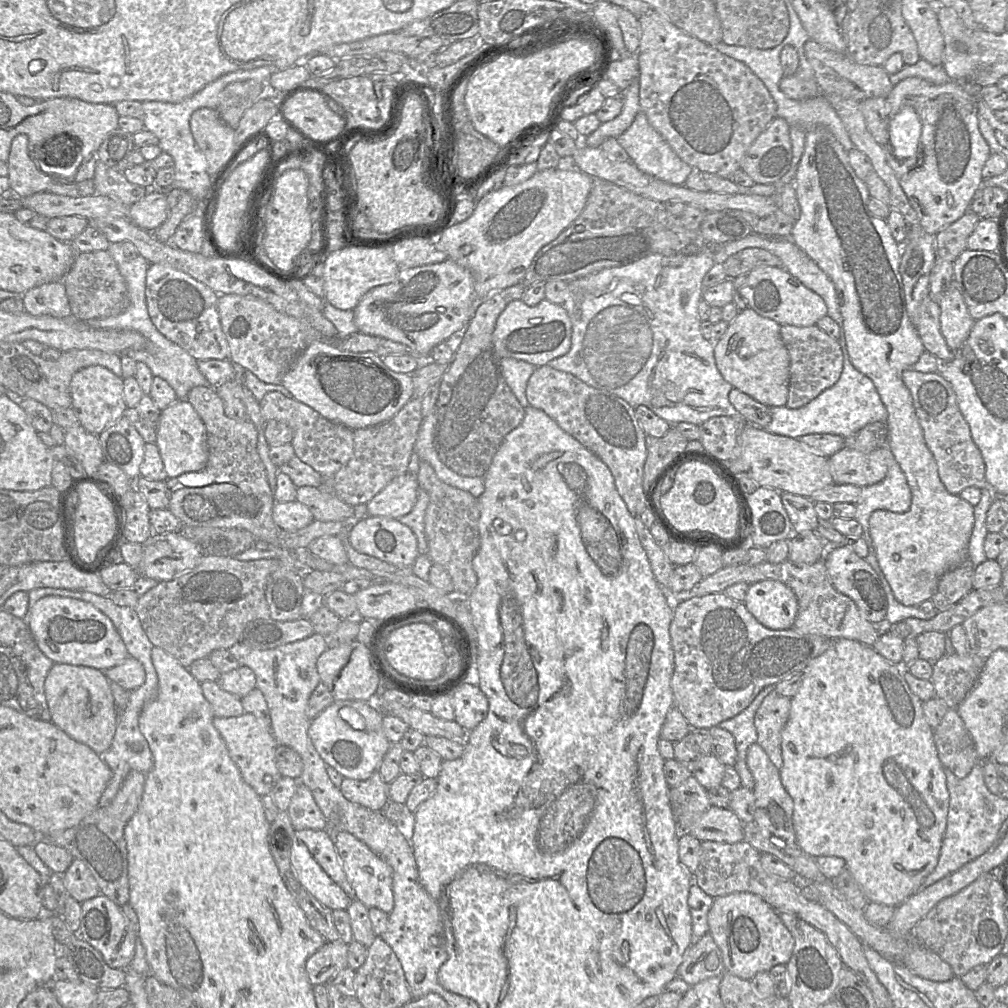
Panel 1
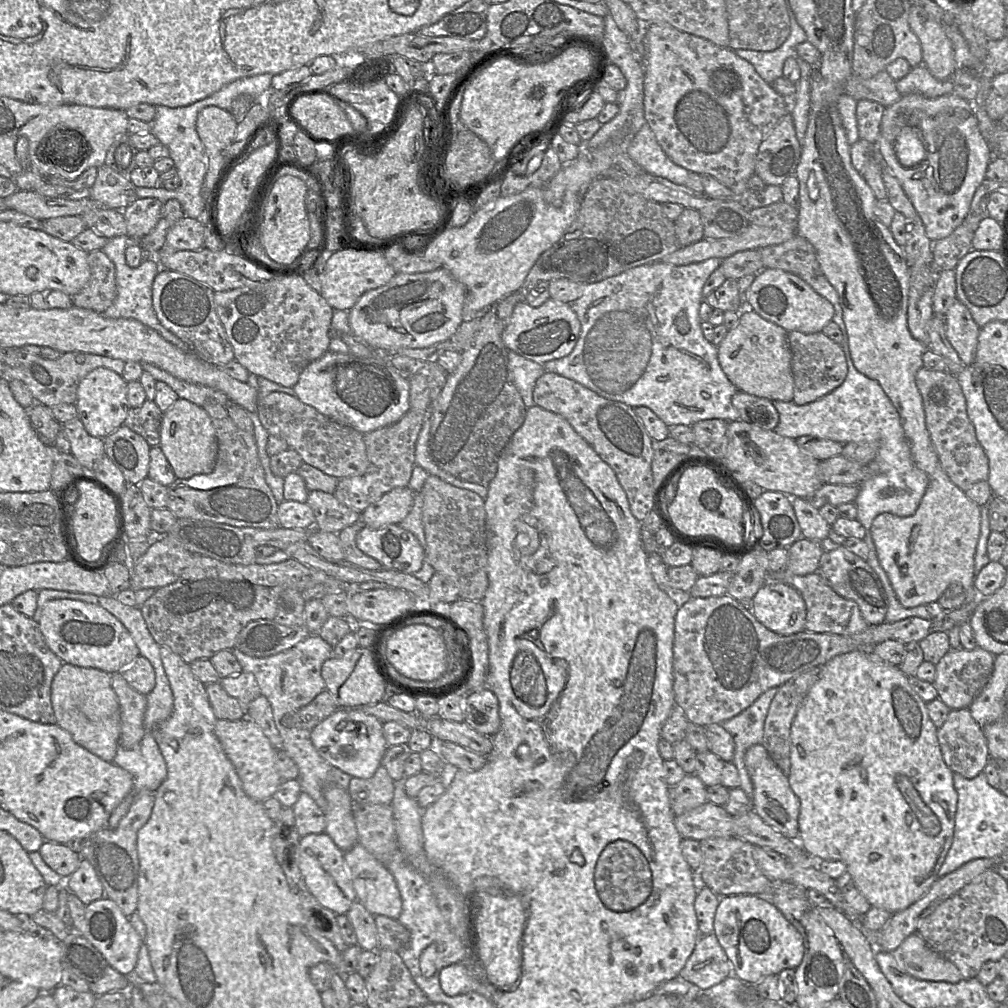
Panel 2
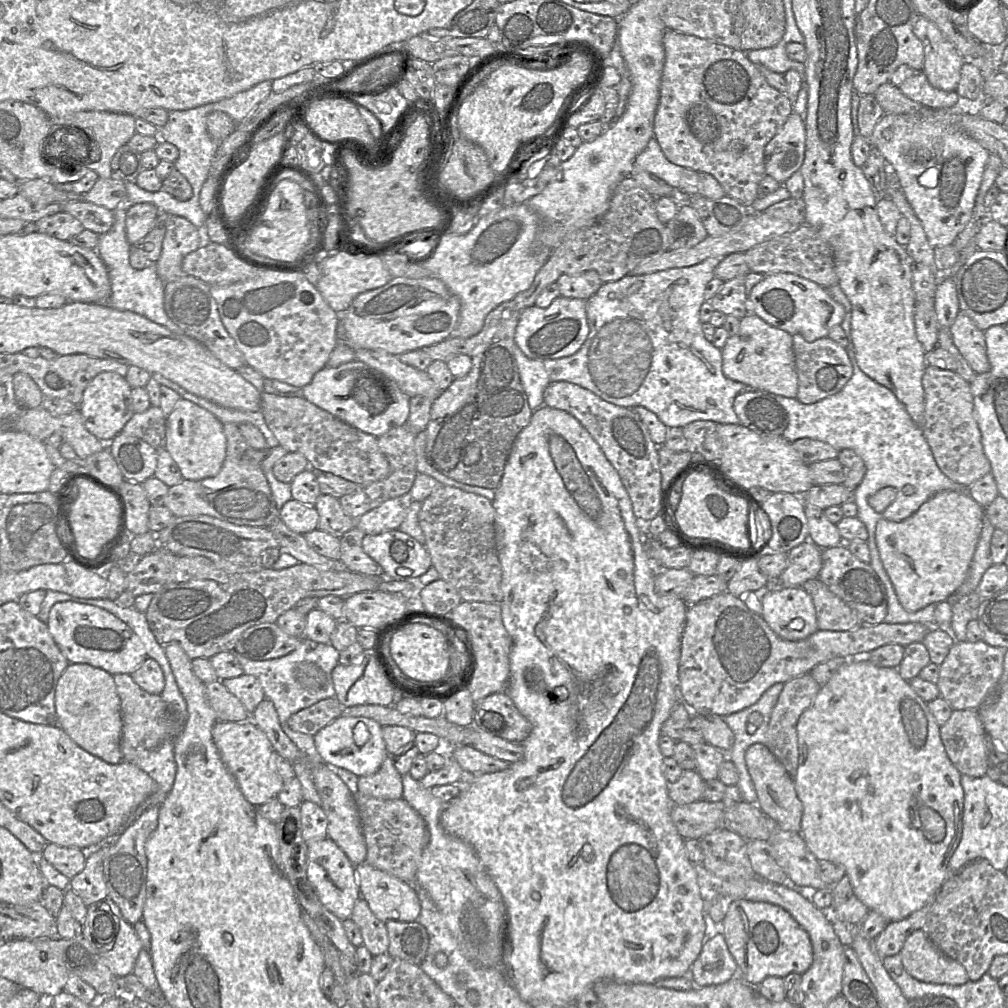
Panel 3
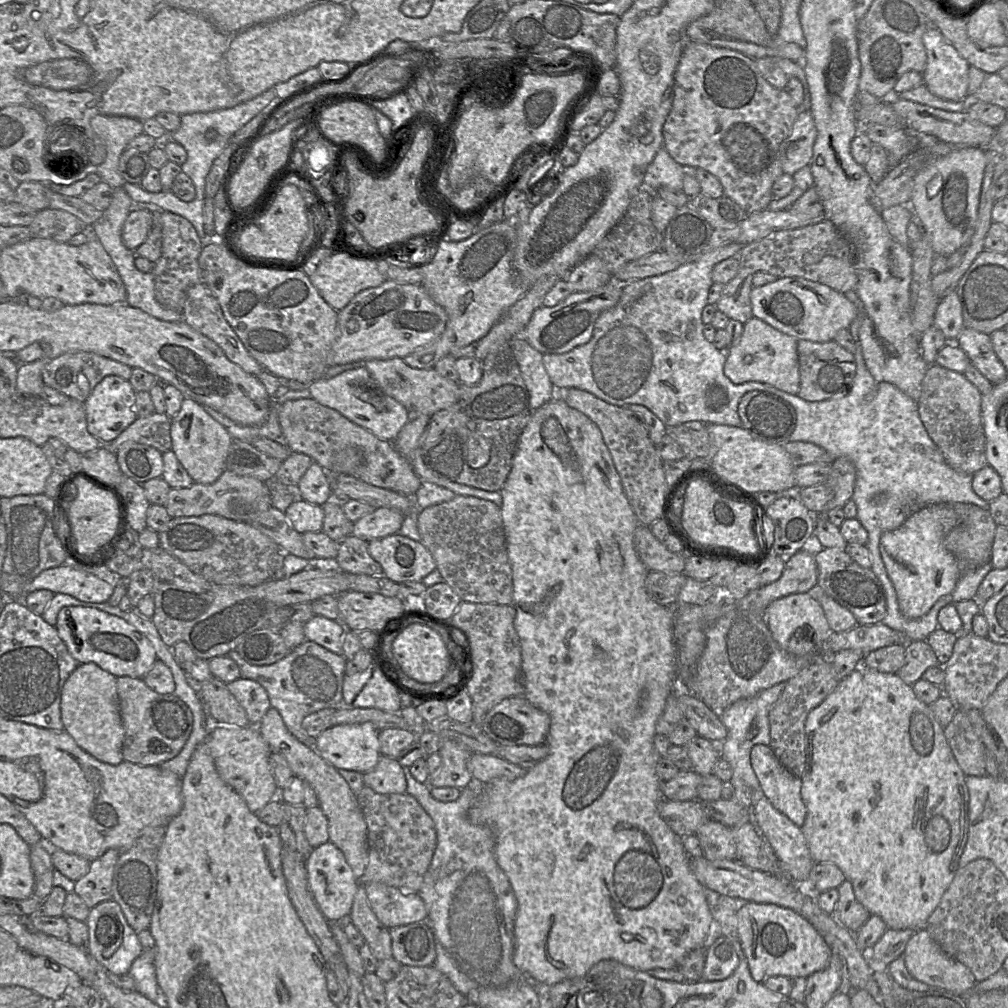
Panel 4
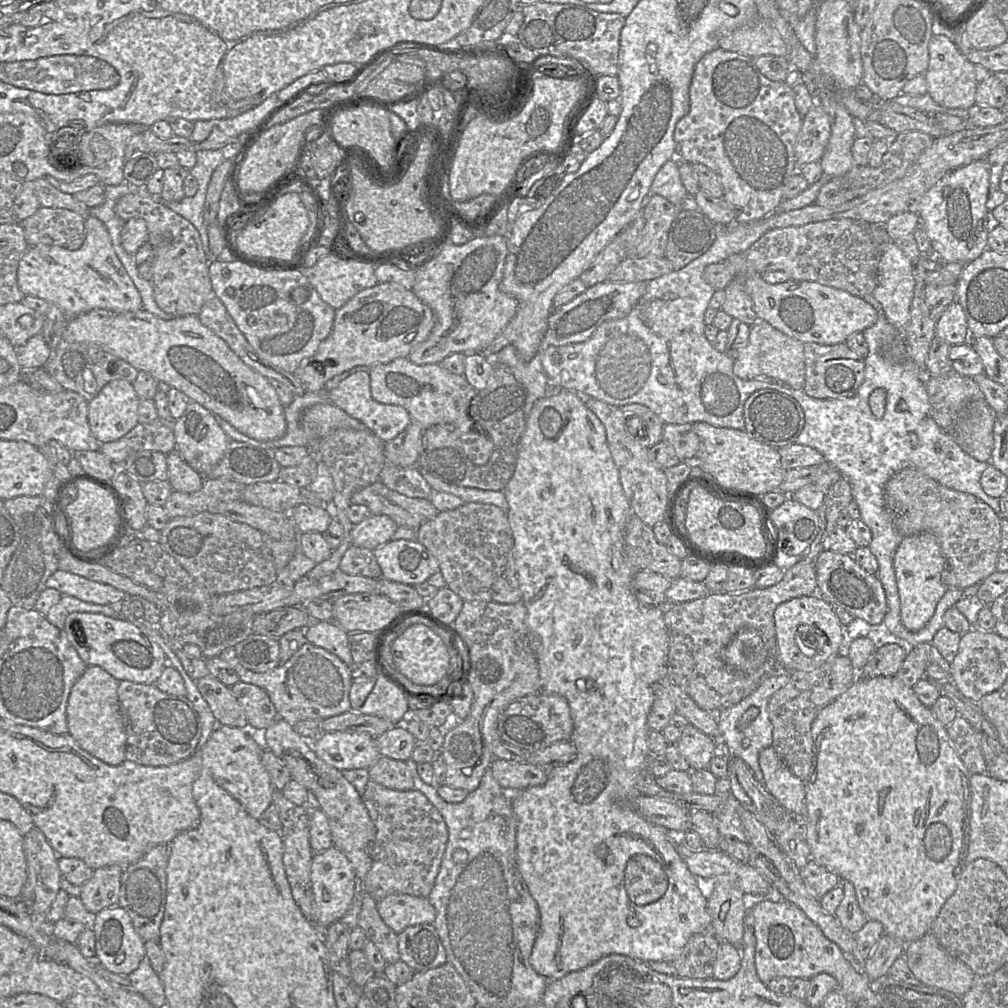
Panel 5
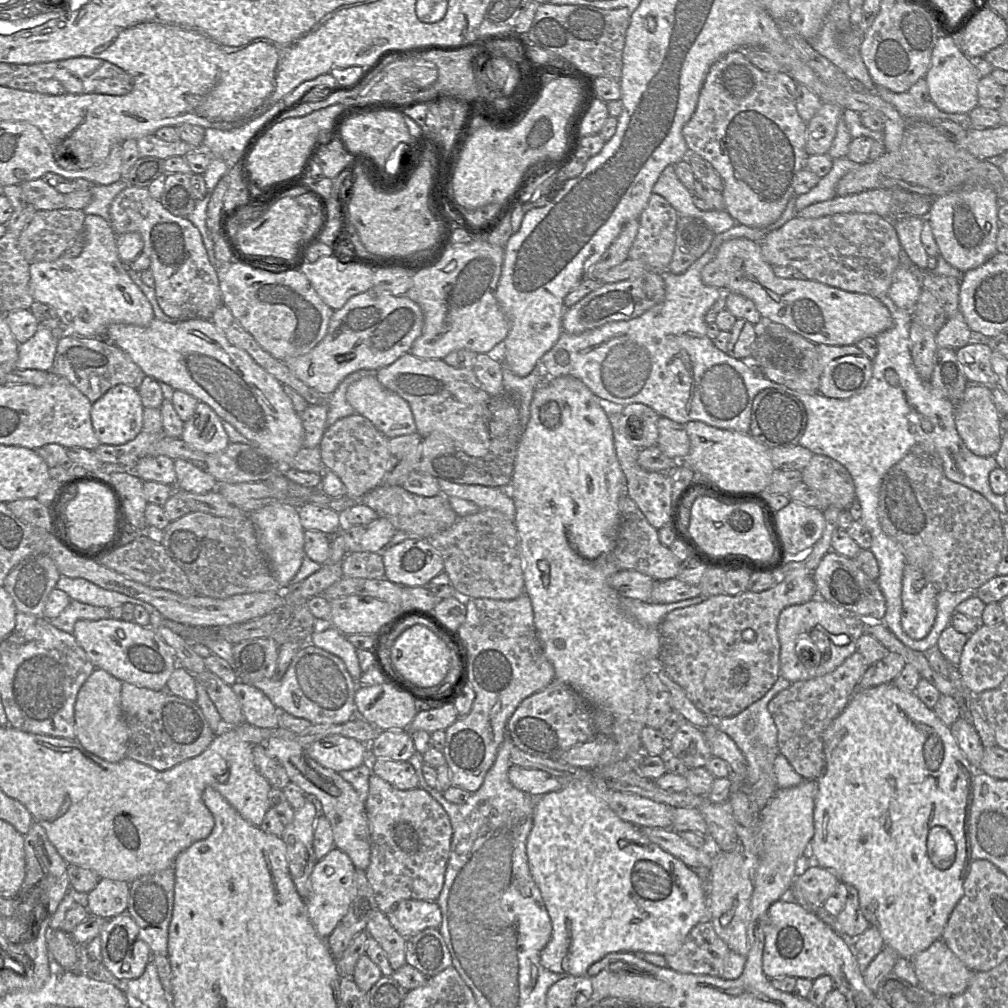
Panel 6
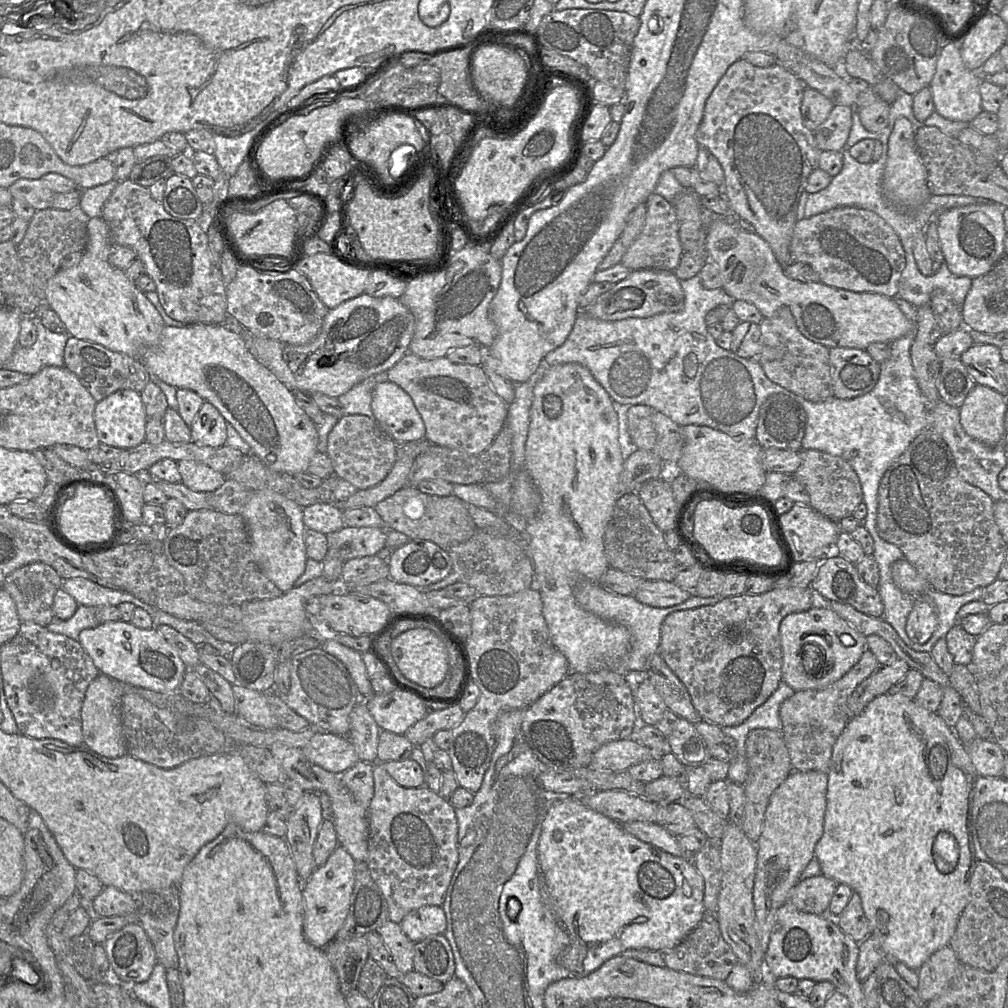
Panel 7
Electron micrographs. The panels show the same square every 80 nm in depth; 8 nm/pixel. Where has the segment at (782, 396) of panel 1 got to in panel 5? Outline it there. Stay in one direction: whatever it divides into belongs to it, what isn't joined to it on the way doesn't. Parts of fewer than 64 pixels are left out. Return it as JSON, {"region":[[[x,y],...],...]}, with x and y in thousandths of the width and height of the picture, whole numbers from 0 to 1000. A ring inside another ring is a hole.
{"region":[[[754,316],[744,323],[742,340],[732,349],[727,362],[728,371],[735,376],[766,375],[787,386],[797,386],[799,368],[798,340]]]}

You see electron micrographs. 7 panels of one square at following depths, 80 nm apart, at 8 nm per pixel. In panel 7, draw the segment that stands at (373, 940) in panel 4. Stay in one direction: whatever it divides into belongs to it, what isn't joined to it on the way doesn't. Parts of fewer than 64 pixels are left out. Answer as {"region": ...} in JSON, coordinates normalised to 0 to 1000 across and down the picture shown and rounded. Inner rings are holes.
{"region":[[[385,913],[373,924],[378,929],[394,961],[400,966],[411,962],[412,936],[403,929],[397,918]]]}

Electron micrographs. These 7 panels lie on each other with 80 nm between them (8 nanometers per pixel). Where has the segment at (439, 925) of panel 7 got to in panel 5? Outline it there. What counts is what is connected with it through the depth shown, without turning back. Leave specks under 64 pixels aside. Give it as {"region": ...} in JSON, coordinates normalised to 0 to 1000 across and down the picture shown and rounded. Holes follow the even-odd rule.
{"region":[[[388,887],[374,895],[381,916],[393,927],[416,917],[430,917],[433,904],[425,891],[406,887]]]}

